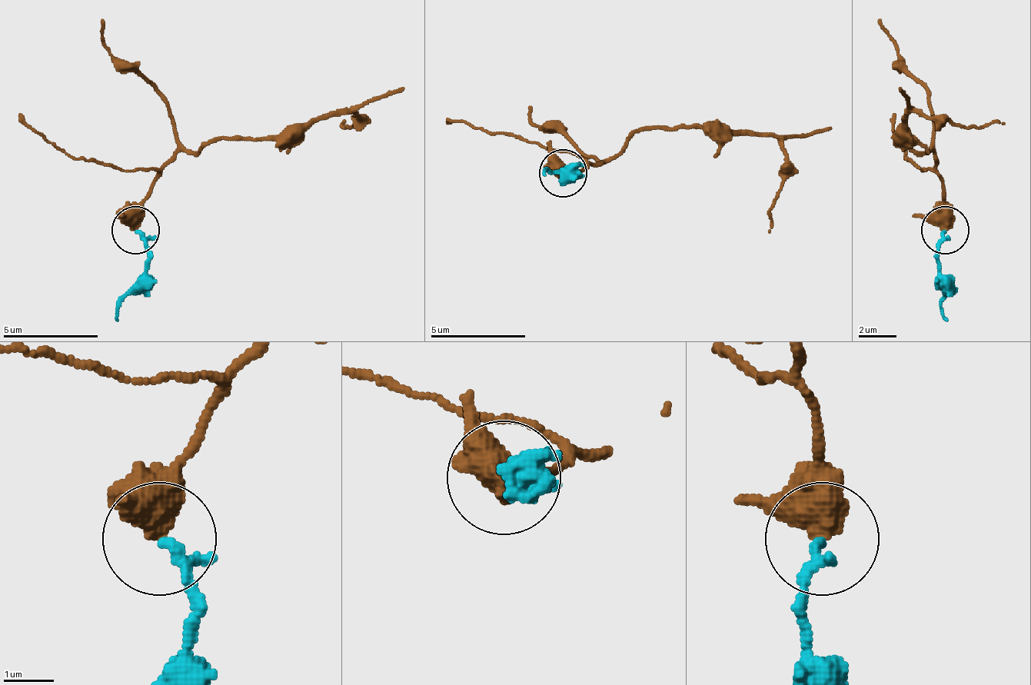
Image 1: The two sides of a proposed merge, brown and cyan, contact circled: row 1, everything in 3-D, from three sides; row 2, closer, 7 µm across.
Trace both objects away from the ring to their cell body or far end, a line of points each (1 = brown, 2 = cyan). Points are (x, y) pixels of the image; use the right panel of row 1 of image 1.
1: (944, 229), (944, 177), (929, 153), (901, 138), (906, 114), (925, 120), (1006, 124)
2: (944, 229), (939, 253), (939, 304), (949, 319)

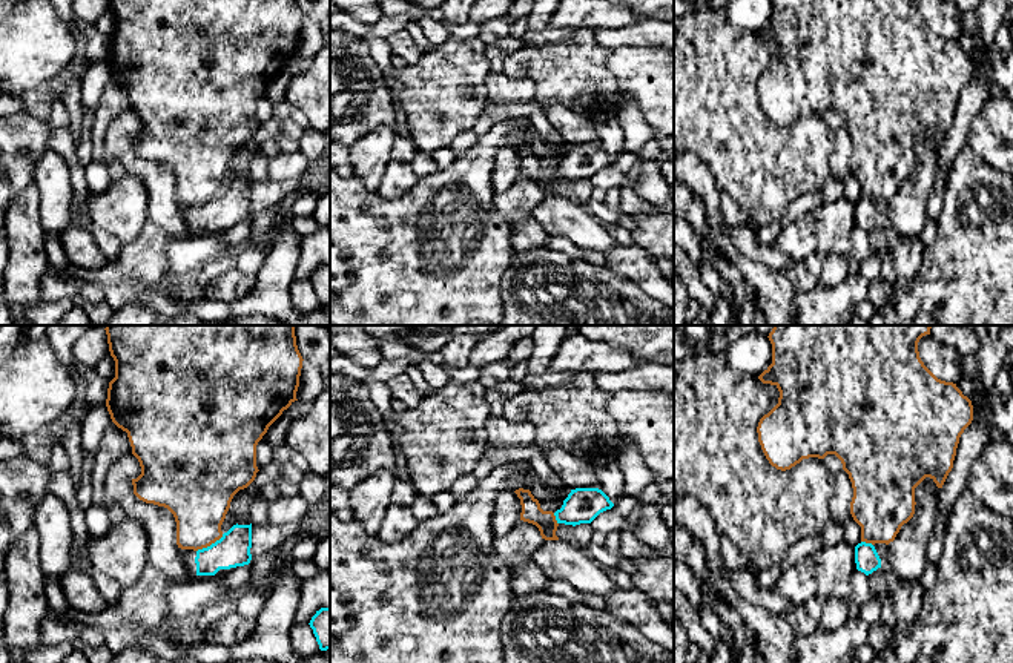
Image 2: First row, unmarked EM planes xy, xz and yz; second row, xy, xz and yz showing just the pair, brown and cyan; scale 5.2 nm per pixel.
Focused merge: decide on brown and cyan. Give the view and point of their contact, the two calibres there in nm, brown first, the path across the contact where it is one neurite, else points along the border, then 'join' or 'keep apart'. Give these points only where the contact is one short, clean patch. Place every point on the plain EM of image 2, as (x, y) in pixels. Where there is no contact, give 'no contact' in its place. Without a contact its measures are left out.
contact xy (209, 201); calibres 320 and 180 nm; border xy (223, 191), (197, 207); keep apart

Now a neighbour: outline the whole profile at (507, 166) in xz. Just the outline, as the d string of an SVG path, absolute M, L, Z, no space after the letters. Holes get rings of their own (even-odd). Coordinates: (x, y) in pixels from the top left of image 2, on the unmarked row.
M499 147L493 166L493 187L505 192L520 178L520 155L513 147Z

